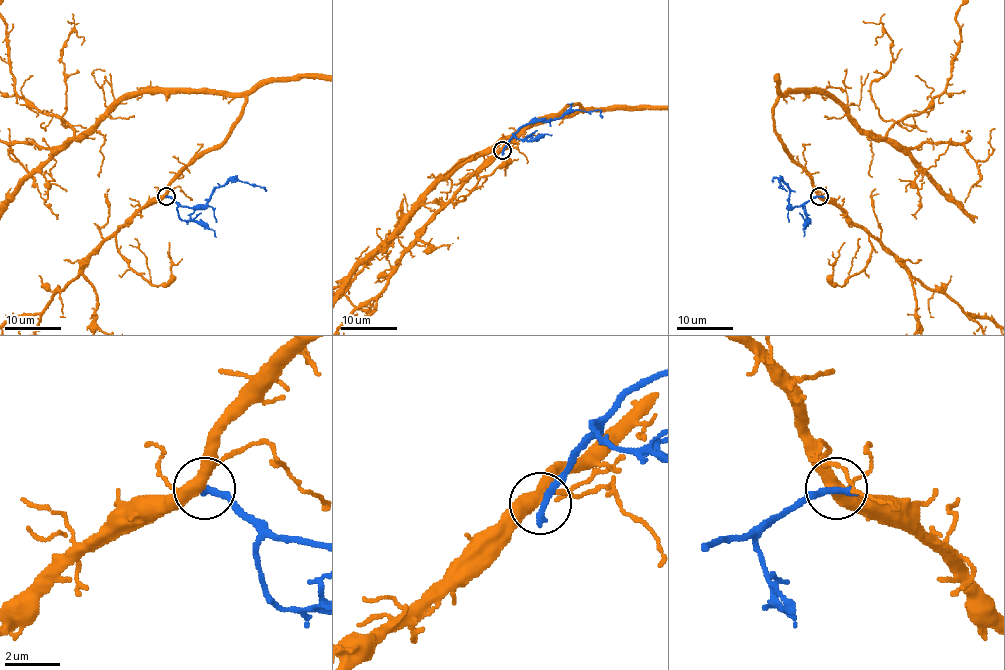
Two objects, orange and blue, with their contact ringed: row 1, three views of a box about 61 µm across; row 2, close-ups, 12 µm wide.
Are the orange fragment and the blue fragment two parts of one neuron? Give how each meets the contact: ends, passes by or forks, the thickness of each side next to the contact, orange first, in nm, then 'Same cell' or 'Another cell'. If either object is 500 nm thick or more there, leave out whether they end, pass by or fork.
At the ring orange passes by. At the ring blue ends. Thickness 440 nm (orange) against 320 nm. Another cell

